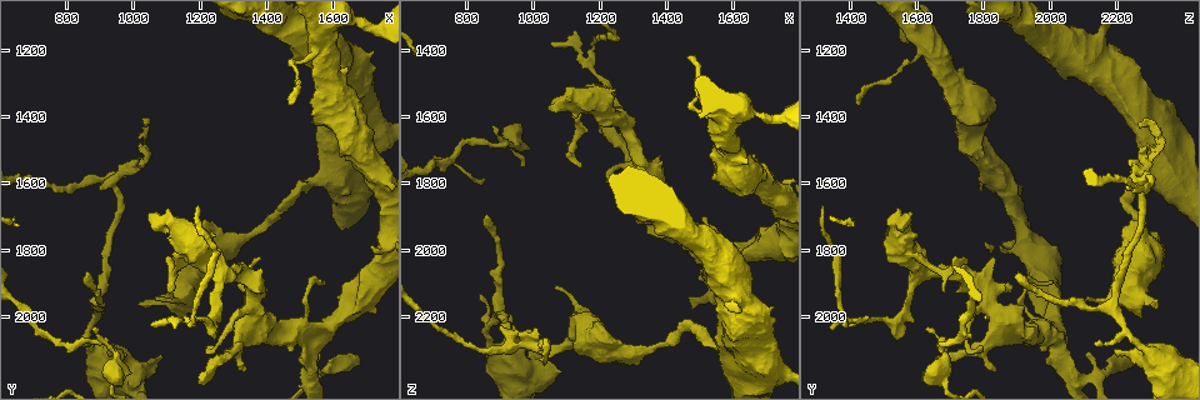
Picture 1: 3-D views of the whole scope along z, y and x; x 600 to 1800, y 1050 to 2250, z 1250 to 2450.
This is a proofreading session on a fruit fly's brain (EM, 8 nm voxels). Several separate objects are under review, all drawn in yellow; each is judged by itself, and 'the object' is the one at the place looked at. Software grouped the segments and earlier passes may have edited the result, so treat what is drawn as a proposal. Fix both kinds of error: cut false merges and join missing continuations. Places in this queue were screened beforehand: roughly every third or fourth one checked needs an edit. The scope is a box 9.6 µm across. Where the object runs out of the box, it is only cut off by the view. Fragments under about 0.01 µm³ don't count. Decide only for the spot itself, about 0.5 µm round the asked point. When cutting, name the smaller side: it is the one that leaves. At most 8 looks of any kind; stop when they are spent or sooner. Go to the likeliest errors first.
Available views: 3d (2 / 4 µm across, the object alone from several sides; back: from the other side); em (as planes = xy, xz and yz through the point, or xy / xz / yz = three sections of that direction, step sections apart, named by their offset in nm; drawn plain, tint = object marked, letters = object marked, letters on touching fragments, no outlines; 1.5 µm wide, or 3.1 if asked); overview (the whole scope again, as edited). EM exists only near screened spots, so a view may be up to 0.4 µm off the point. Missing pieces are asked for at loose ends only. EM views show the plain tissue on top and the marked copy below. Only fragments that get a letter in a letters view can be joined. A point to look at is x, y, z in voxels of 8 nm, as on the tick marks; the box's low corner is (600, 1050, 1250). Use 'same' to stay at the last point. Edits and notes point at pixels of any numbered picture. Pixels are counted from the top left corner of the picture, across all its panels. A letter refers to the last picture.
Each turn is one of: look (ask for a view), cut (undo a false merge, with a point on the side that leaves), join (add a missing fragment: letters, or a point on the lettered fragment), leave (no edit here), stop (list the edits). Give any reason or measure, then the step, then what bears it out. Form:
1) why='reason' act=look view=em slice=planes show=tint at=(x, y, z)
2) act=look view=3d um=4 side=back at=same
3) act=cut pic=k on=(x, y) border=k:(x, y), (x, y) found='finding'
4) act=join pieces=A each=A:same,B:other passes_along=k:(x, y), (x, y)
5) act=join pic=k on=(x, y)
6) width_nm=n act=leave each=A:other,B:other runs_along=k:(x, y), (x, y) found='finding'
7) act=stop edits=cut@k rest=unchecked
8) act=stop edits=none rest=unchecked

why='sharp bend' act=look view=3d um=2 at=(940, 1590, 2290)

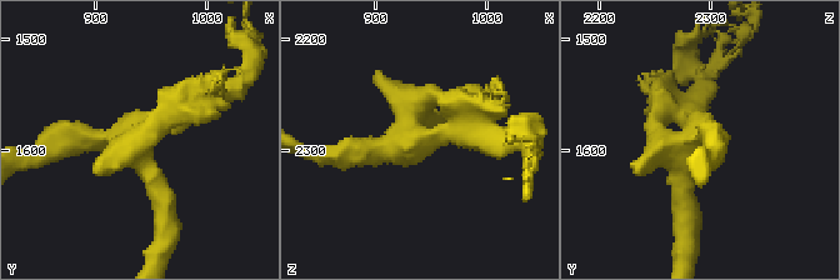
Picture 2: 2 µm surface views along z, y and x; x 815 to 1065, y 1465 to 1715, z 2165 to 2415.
arms=3 arm_widths_nm=190,190,190 why='need the tissue' act=look view=em slice=planes show=tint at=(940, 1594, 2284)

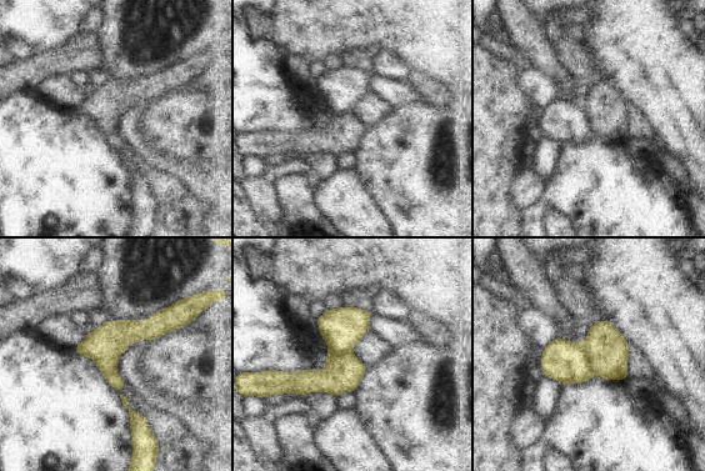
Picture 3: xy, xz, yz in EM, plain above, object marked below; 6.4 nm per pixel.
why='see the neighbours' act=look view=em slice=planes show=letters at=same

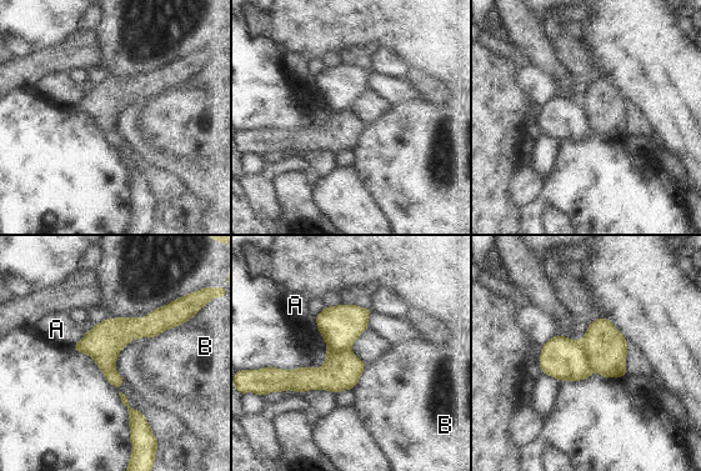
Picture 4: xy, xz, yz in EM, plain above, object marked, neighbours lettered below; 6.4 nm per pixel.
width_nm=240 act=cut pic=4 on=(605, 346) each=A:other,B:other border=4:(581, 340), (587, 362), (594, 371) found='a second neuron is stuck on'

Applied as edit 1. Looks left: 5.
act=look view=overview

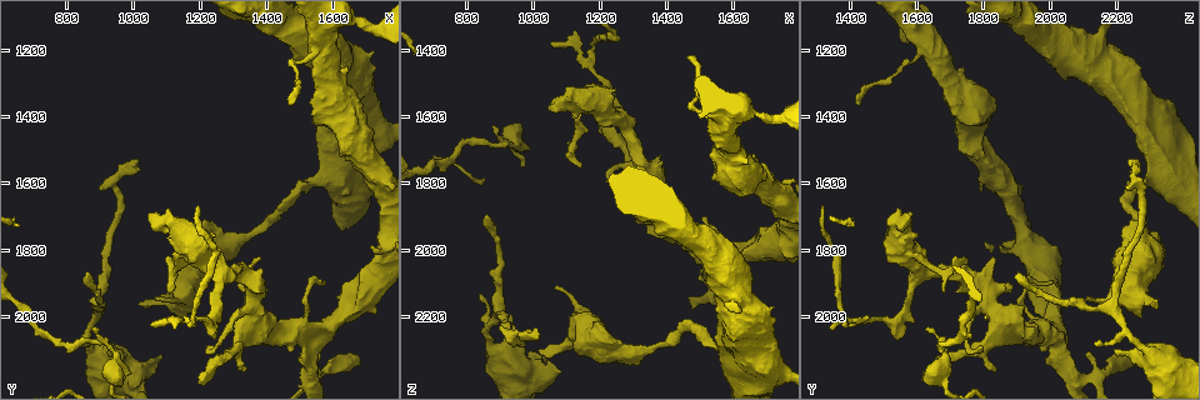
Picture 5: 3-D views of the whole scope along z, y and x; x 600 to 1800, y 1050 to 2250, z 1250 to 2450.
act=look view=em slice=planes show=tint at=(890, 2080, 1680)

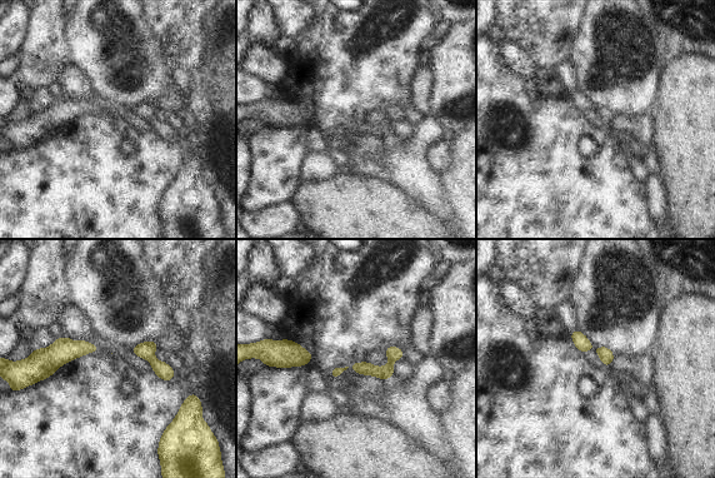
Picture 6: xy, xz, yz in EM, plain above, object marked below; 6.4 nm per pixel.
act=look view=em slice=planes show=letters at=same

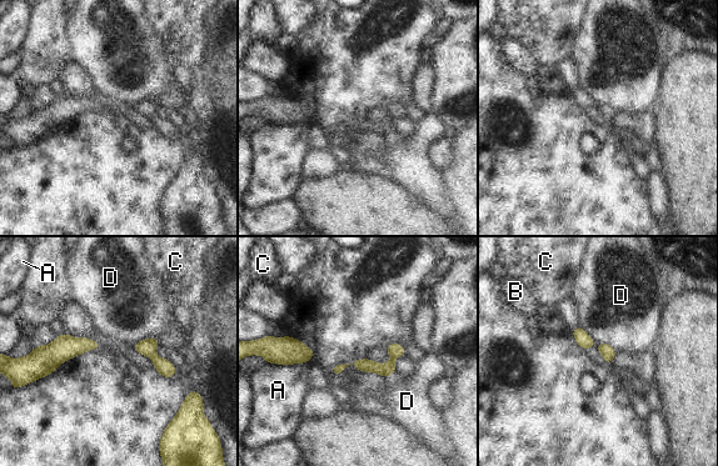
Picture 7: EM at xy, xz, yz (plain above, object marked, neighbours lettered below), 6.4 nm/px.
width_nm=70 act=cut pic=7 on=(146, 346) each=A:other,B:other,C:other,D:other border=7:(154, 352), (149, 356) found='two neurons meet here'

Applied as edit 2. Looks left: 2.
why='sudden change in width' act=look view=em slice=planes show=letters at=(1520, 1600, 2280)

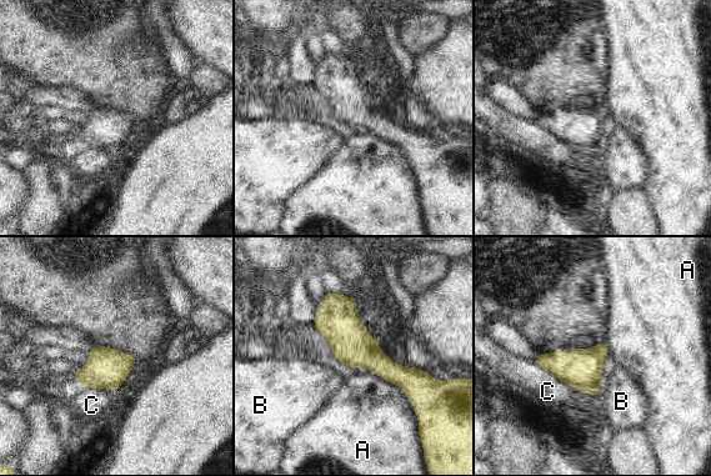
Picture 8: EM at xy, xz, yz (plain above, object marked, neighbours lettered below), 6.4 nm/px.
longest_contact=C:460nm act=leave each=A:other,B:other,C:other found='one neuron here'

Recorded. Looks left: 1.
act=stop edits=cut@4,cut@7 rest=unchecked

